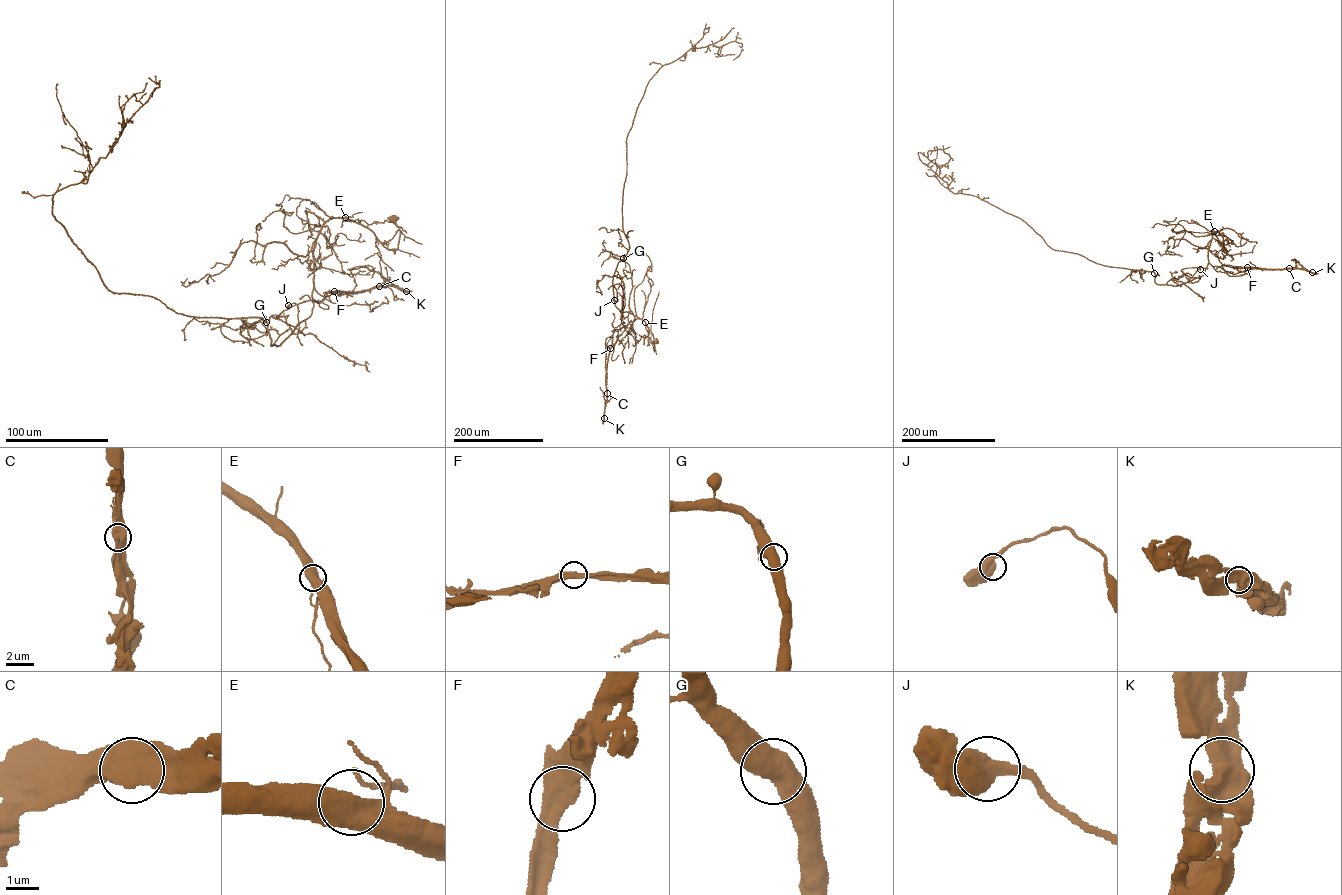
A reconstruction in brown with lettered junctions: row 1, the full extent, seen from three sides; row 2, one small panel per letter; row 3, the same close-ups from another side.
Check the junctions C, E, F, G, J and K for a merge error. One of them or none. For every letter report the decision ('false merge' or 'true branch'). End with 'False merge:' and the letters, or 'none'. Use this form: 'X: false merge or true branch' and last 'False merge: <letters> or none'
C: false merge
E: true branch
F: true branch
G: true branch
J: true branch
K: true branch
False merge: C

